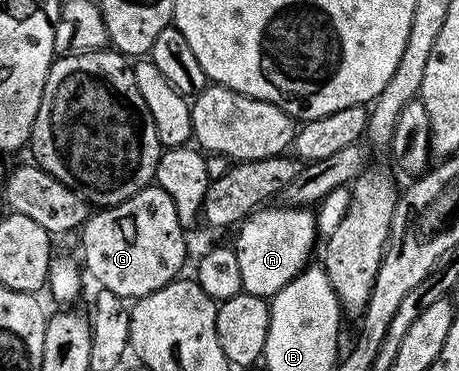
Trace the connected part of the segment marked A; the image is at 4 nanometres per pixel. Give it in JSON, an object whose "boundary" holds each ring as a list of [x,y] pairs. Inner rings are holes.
{"boundary":[[[289,205],[265,206],[257,209],[239,224],[235,232],[234,250],[238,257],[238,269],[242,273],[242,285],[249,295],[268,299],[277,295],[294,277],[309,266],[312,246],[316,243],[316,219],[309,208]]]}

